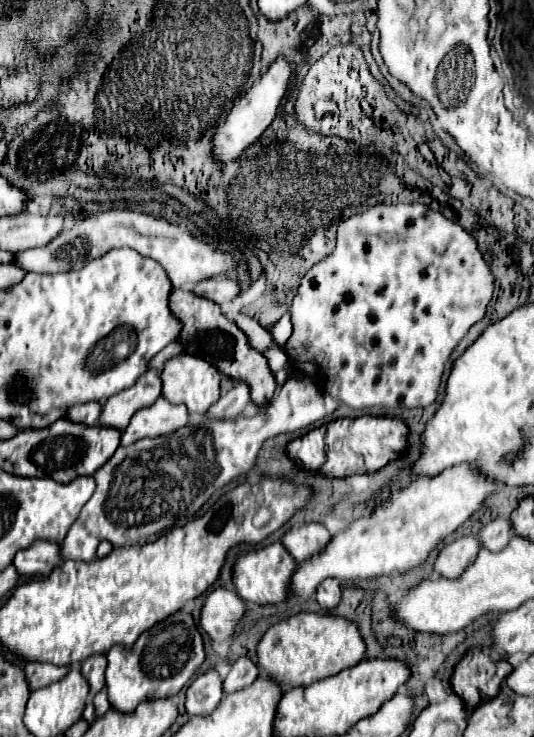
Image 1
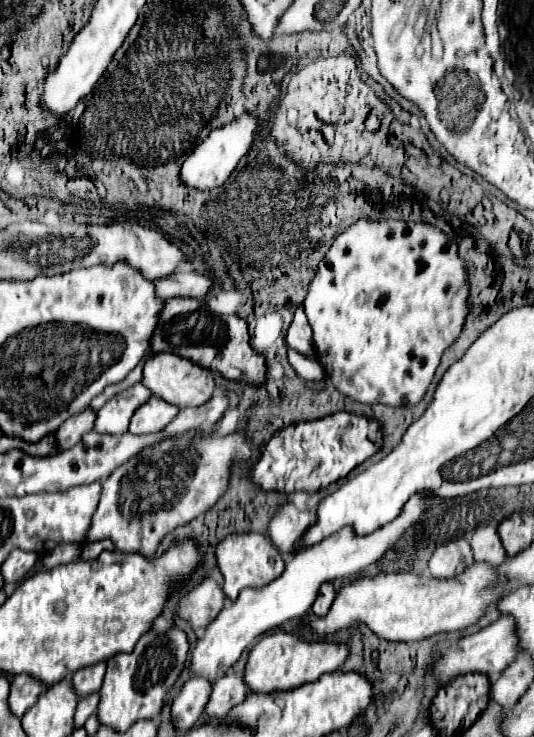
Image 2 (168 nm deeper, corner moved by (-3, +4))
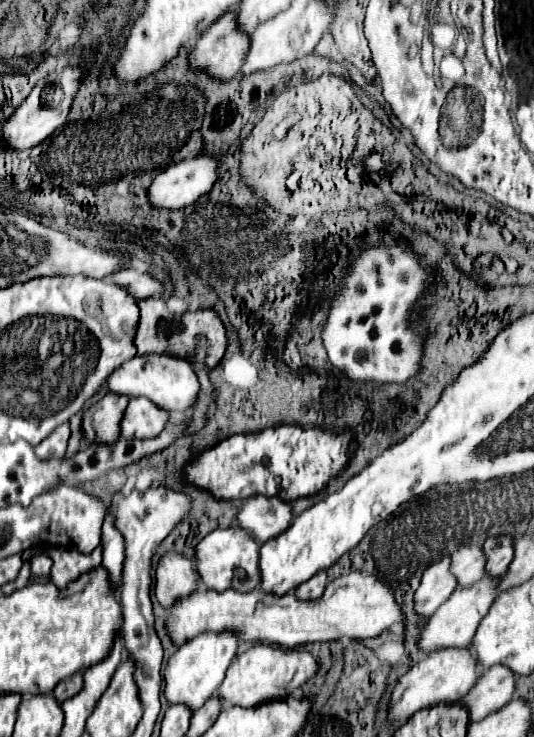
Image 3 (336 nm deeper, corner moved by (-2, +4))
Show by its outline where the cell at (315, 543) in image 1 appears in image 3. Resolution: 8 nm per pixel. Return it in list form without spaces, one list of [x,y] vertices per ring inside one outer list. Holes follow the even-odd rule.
[[[250,497],[238,513],[238,525],[244,527],[258,543],[282,535],[292,523],[292,505],[282,497]]]

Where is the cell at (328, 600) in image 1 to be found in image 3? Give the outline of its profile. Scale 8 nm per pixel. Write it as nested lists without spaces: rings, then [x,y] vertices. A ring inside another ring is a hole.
[[[318,571],[314,577],[296,587],[296,597],[302,601],[312,601],[316,597],[322,597],[324,589],[326,589],[326,571]]]

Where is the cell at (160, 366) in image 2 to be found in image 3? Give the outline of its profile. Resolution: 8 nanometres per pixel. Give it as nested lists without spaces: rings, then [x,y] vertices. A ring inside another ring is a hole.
[[[140,355],[132,361],[126,361],[108,377],[108,389],[130,397],[146,397],[166,411],[188,411],[198,399],[200,381],[190,361],[170,355]]]

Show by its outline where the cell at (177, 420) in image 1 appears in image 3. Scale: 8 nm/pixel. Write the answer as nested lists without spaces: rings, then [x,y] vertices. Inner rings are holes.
[[[134,397],[122,419],[122,437],[156,437],[168,421],[168,411],[160,409],[146,397]]]

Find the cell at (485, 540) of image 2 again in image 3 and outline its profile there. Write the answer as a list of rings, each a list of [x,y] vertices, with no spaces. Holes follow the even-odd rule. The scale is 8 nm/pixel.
[[[480,543],[462,545],[454,555],[454,575],[458,577],[458,585],[472,585],[474,581],[480,581],[486,575],[486,555],[482,551]]]

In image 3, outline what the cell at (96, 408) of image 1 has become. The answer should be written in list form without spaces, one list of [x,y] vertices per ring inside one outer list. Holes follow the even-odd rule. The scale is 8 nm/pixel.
[[[64,423],[60,425],[50,437],[46,437],[40,445],[34,447],[34,453],[40,459],[54,459],[54,457],[64,457],[66,447],[68,447],[68,439],[70,439],[70,427]]]

